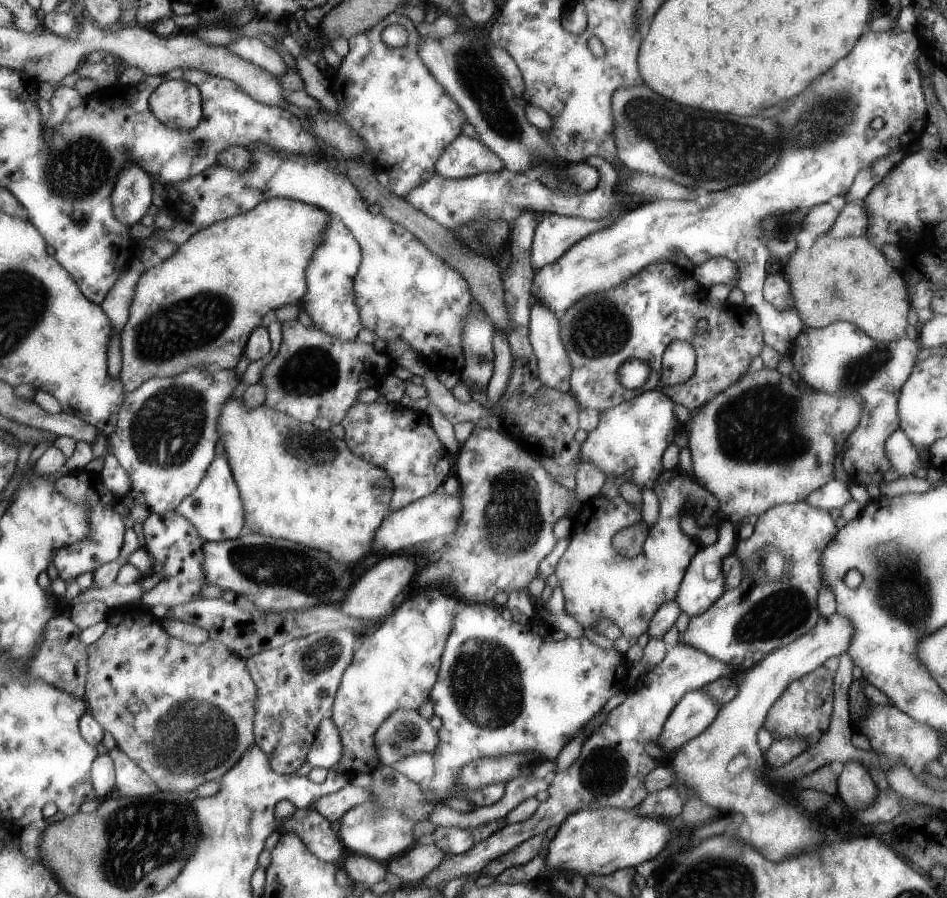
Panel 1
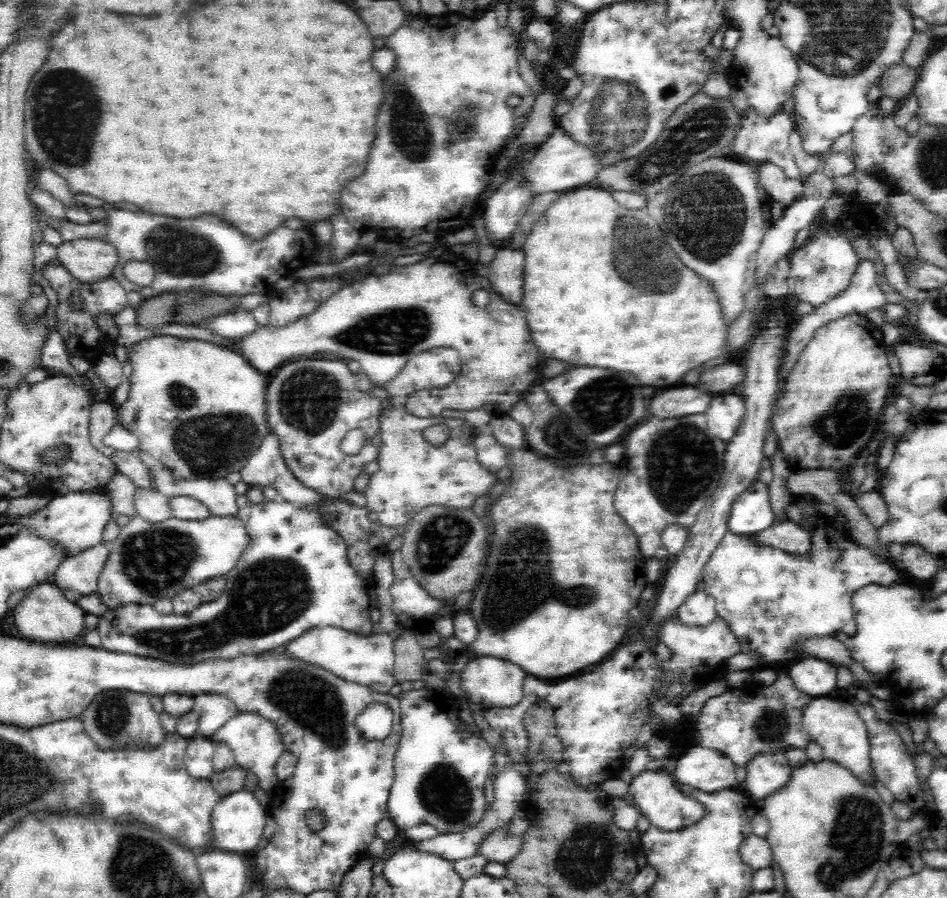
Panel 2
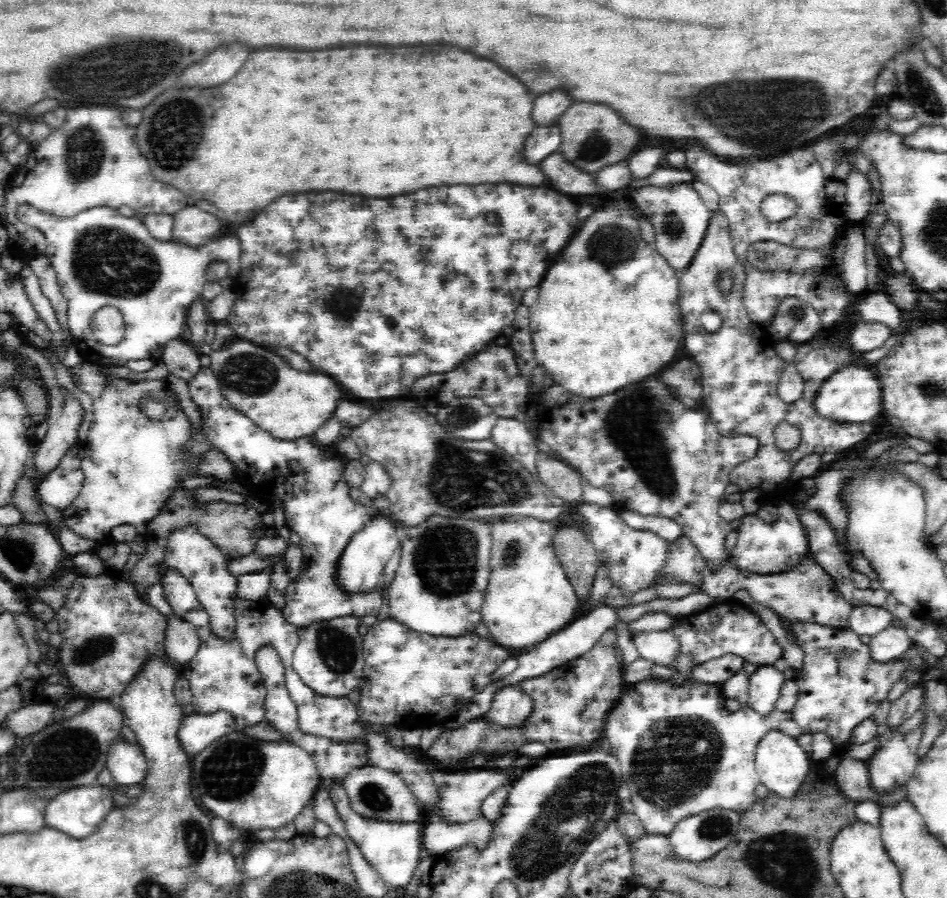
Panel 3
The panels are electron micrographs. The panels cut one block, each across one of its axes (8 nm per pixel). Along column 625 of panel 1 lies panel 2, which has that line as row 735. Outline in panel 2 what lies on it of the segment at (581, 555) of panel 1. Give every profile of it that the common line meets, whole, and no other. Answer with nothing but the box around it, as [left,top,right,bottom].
[482,638,658,787]

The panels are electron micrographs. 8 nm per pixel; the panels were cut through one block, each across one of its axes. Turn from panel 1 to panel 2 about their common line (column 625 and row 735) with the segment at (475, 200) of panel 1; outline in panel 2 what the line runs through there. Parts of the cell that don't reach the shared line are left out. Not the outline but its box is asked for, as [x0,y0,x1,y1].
[192,694,238,738]

